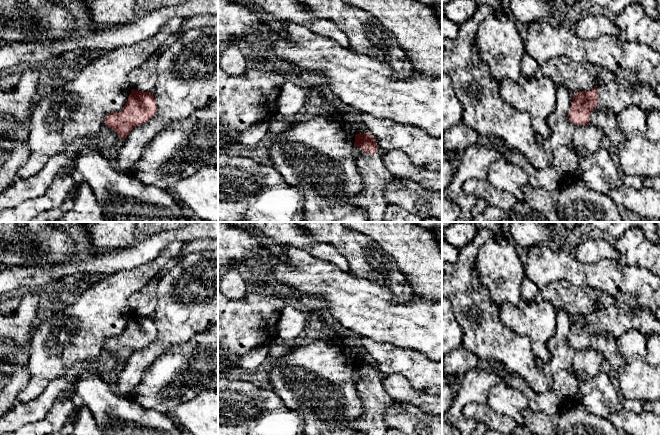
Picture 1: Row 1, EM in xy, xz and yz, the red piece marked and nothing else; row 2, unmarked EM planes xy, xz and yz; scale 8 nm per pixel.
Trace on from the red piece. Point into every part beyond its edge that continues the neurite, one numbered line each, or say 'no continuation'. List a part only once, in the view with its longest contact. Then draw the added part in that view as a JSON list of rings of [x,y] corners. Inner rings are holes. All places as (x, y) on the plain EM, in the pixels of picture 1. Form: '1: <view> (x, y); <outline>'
1: xz (375, 400); [[[355,370],[353,380],[364,412],[352,427],[365,435],[385,435],[384,414],[394,402],[383,387],[382,374],[378,370],[377,377],[372,379]]]

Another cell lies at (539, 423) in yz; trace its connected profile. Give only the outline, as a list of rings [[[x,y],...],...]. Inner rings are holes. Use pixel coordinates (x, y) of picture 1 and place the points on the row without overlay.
[[[531,408],[522,411],[524,425],[537,435],[557,435],[551,417],[543,412],[535,412]]]

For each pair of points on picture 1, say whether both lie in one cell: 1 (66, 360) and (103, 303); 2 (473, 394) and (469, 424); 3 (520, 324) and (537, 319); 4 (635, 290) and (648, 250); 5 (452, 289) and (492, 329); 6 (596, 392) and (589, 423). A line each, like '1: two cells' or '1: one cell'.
1: one cell
2: one cell
3: one cell
4: two cells
5: one cell
6: two cells

